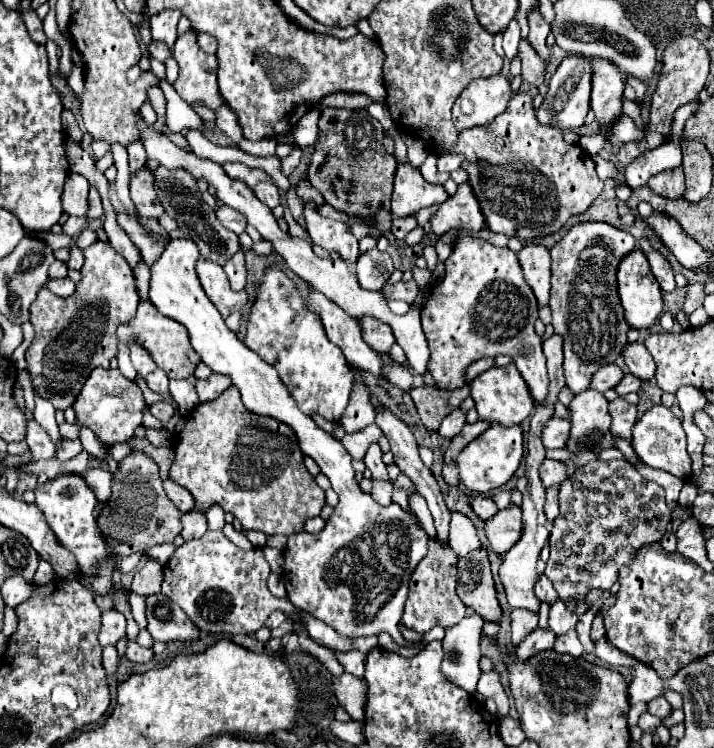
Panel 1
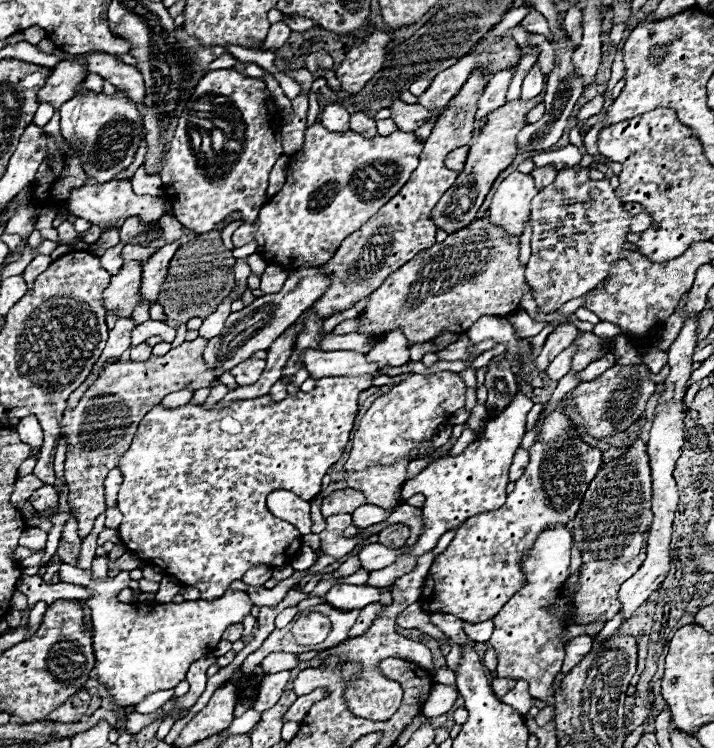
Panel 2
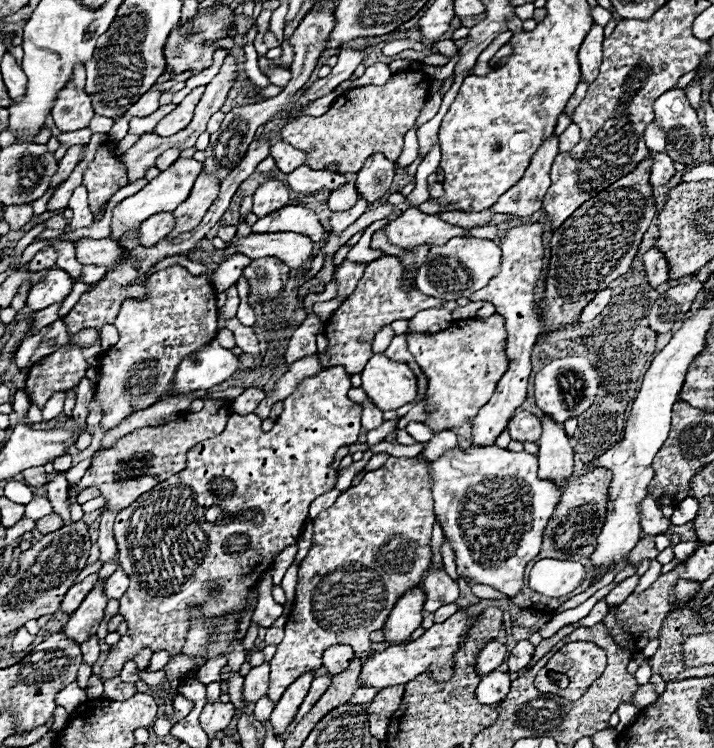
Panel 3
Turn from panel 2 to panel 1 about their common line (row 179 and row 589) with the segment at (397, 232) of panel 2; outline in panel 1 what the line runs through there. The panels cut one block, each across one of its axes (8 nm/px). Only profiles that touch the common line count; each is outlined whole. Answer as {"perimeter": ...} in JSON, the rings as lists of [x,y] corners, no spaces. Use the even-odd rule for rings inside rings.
{"perimeter":[[[432,540],[428,556],[416,566],[416,572],[412,574],[408,604],[402,616],[402,622],[408,628],[422,634],[434,626],[448,628],[452,624],[458,624],[466,616],[466,606],[460,602],[456,594],[456,560],[456,554],[442,548],[438,540]]]}

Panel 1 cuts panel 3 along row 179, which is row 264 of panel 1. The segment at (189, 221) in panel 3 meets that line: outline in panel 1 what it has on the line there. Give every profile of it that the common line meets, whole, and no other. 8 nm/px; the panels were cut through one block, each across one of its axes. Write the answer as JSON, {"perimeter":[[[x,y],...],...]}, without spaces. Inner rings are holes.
{"perimeter":[[[200,258],[196,264],[196,272],[204,292],[222,314],[228,328],[238,332],[240,320],[242,320],[242,304],[248,304],[248,292],[246,290],[234,292],[228,286],[228,278],[224,276],[224,270],[218,264],[210,264],[208,260]]]}

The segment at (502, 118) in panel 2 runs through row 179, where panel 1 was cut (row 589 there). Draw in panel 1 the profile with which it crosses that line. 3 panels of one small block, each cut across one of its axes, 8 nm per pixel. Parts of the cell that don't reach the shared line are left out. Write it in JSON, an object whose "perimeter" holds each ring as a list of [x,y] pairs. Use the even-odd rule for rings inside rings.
{"perimeter":[[[478,548],[458,560],[458,596],[460,600],[476,610],[484,620],[498,622],[502,618],[502,606],[498,602],[496,586],[490,572],[488,550]]]}

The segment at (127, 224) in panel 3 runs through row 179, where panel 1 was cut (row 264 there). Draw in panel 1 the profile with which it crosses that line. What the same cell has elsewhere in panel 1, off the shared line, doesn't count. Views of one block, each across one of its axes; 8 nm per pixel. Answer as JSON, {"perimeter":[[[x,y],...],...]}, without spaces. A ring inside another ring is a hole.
{"perimeter":[[[190,238],[172,240],[160,260],[150,268],[150,302],[164,316],[186,326],[192,348],[200,354],[202,362],[212,372],[228,374],[232,378],[232,384],[240,390],[242,402],[250,412],[272,416],[294,428],[300,440],[300,450],[318,462],[340,498],[322,532],[288,536],[282,582],[290,602],[296,608],[314,614],[342,636],[376,636],[378,632],[388,632],[398,644],[398,640],[404,640],[398,622],[408,598],[410,578],[420,560],[428,554],[430,536],[420,526],[412,508],[406,510],[396,502],[384,508],[368,492],[362,492],[354,478],[356,472],[348,450],[328,432],[318,428],[310,416],[300,412],[278,372],[254,350],[246,348],[246,344],[226,326],[200,286],[196,274],[198,258],[198,246]]]}

